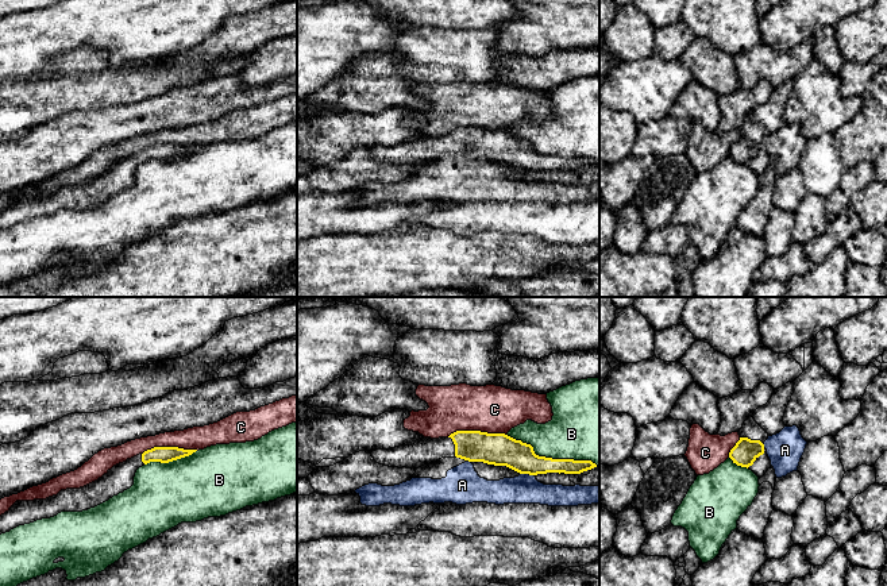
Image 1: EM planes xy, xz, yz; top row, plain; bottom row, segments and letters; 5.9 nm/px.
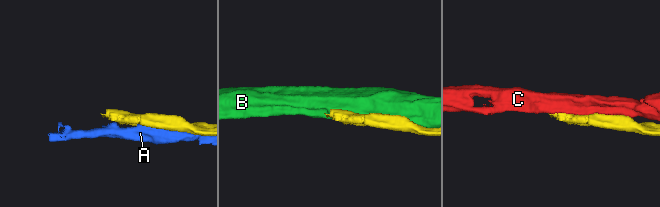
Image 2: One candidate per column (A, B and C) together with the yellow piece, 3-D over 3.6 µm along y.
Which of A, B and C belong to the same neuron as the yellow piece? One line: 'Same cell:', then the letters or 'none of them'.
Same cell: none of them

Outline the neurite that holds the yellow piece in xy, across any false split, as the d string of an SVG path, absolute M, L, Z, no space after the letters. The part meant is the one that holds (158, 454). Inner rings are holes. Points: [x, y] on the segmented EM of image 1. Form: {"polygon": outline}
{"polygon": "M154 447L113 466L101 478L84 487L61 490L57 496L46 500L16 501L8 512L0 516L0 535L19 525L54 517L61 512L82 512L95 508L130 489L139 467L150 462L169 463L196 451L178 447Z"}

